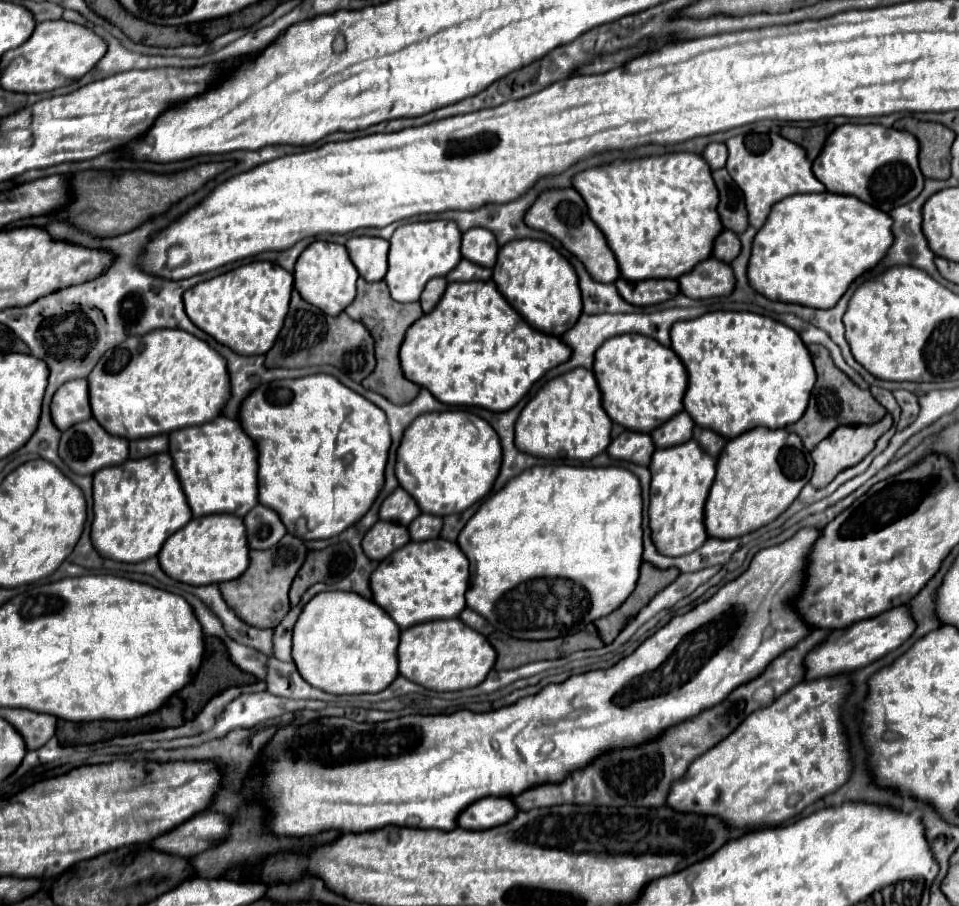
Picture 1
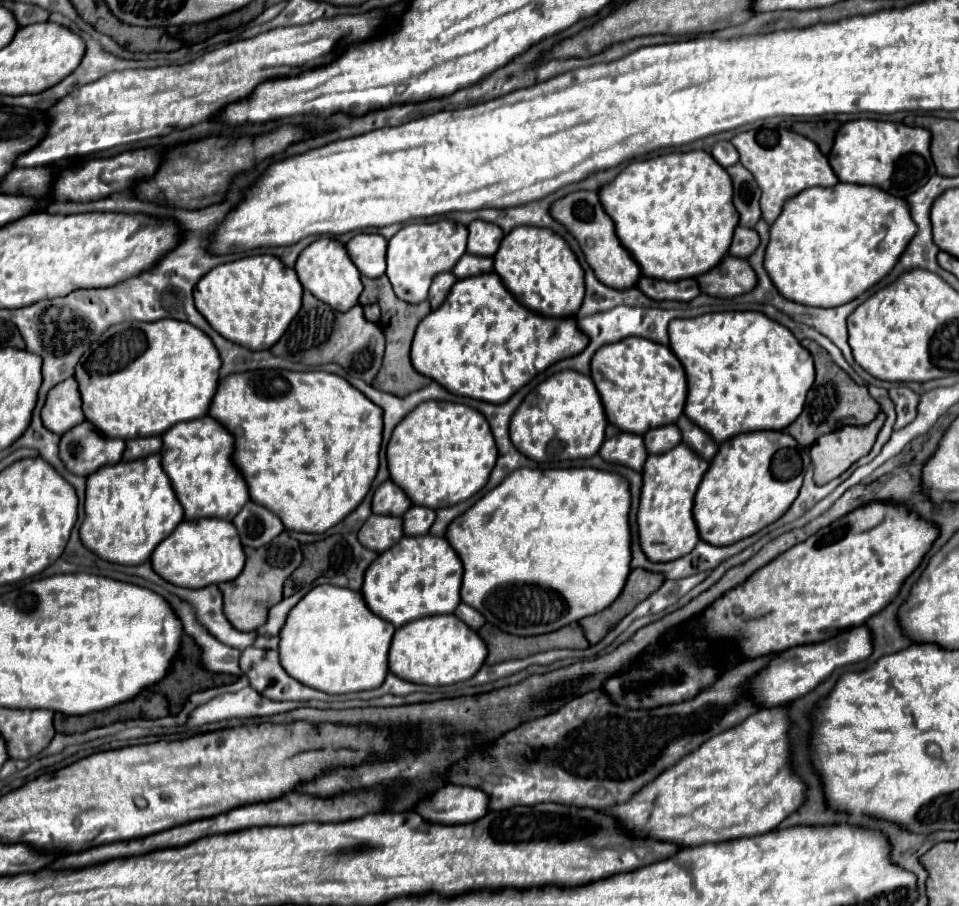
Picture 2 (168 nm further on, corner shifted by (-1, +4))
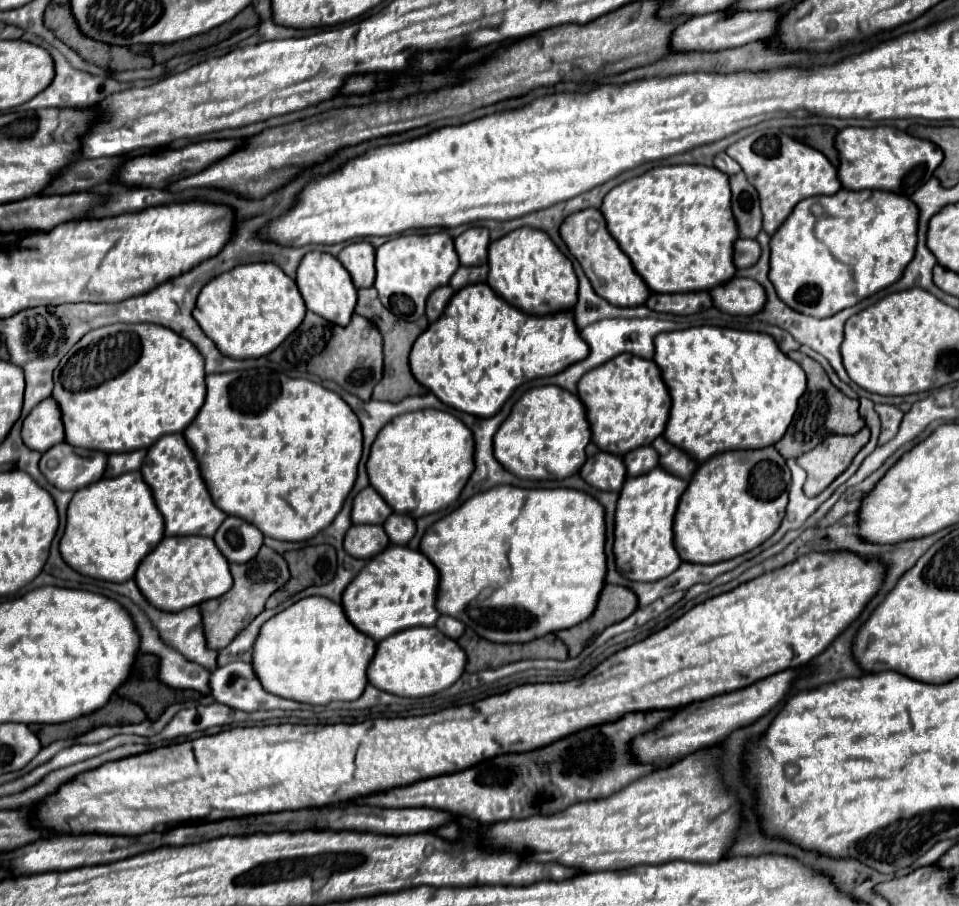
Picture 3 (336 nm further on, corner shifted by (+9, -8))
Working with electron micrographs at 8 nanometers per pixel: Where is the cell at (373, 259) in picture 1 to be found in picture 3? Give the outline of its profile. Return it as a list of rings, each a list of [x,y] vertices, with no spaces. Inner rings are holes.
[[[355,242],[345,246],[337,260],[351,274],[355,288],[369,288],[375,282],[375,248],[369,242]]]

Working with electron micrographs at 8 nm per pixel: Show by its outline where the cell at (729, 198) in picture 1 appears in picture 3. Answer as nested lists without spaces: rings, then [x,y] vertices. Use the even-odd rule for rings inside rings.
[[[739,172],[729,178],[731,184],[731,208],[737,220],[739,238],[755,238],[761,230],[761,210],[757,190],[747,182],[745,174]]]

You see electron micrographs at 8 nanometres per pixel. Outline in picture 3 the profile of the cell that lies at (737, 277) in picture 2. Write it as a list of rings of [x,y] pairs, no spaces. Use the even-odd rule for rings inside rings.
[[[735,276],[709,290],[713,306],[727,314],[755,314],[765,304],[765,290],[751,278]]]

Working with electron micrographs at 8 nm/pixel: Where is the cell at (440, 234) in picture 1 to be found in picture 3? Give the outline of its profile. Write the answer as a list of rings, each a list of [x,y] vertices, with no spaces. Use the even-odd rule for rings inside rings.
[[[445,232],[437,234],[401,234],[397,238],[387,240],[377,248],[375,258],[375,288],[379,292],[381,304],[393,312],[397,318],[415,322],[425,314],[427,296],[439,288],[449,284],[449,278],[459,268],[459,258],[453,246],[453,238]]]

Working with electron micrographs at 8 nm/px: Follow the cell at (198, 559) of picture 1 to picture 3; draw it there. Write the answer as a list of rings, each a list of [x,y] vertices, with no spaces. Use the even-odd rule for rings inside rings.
[[[165,536],[157,548],[153,548],[141,566],[137,568],[135,582],[139,590],[153,602],[153,606],[177,612],[195,604],[201,604],[211,598],[219,598],[231,588],[231,572],[229,572],[229,562],[217,550],[213,538],[207,536]]]

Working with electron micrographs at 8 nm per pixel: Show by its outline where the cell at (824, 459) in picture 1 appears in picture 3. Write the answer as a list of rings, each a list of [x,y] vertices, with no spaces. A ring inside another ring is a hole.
[[[865,426],[855,436],[829,436],[811,452],[797,458],[797,464],[807,472],[805,494],[821,494],[841,472],[849,468],[855,454],[869,442],[869,428]]]

